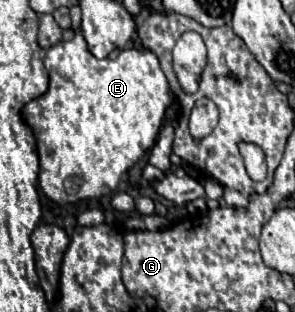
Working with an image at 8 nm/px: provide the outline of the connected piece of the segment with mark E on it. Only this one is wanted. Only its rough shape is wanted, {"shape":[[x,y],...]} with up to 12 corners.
{"shape":[[149,48],[47,50],[23,108],[41,190],[111,196],[173,94]]}

